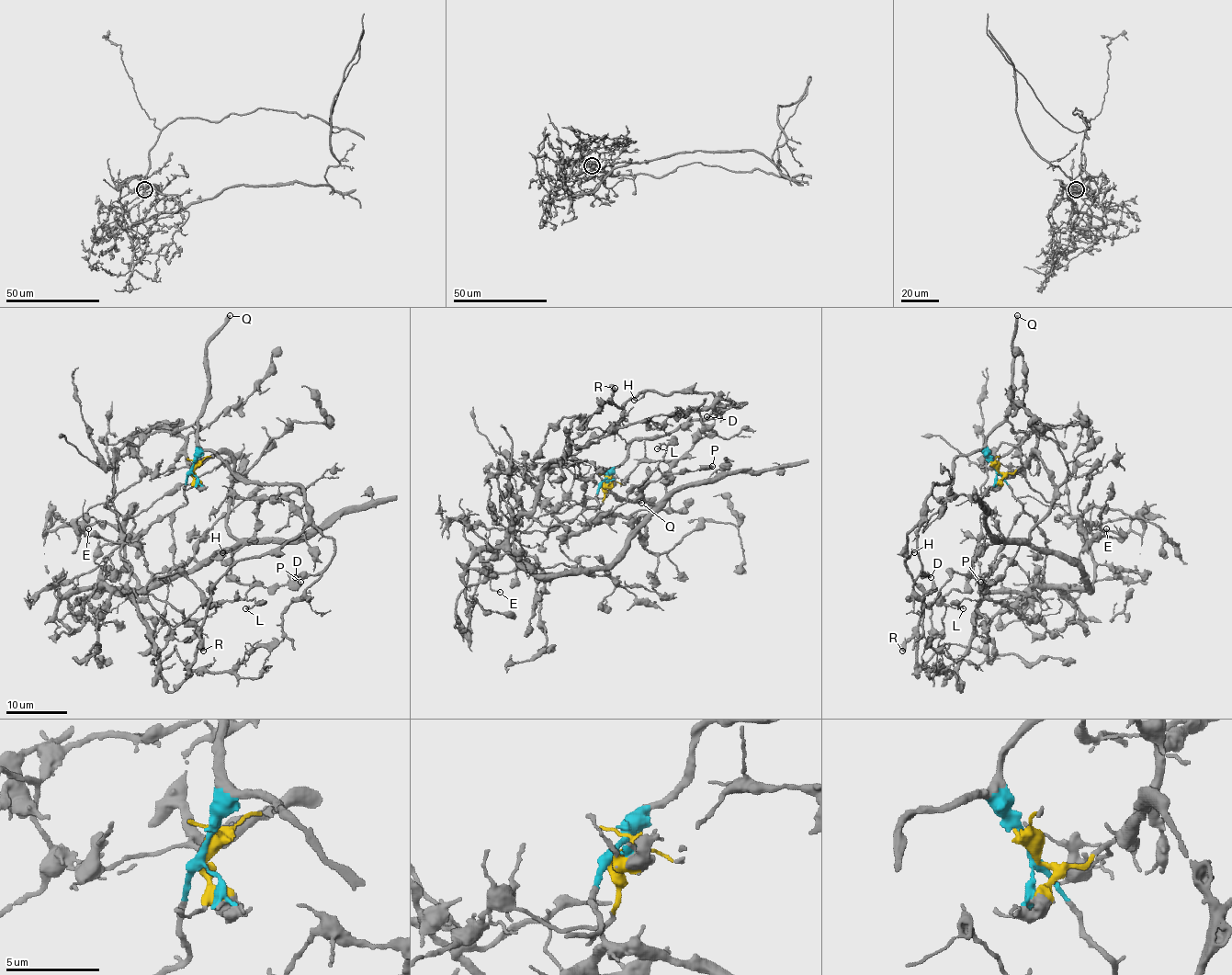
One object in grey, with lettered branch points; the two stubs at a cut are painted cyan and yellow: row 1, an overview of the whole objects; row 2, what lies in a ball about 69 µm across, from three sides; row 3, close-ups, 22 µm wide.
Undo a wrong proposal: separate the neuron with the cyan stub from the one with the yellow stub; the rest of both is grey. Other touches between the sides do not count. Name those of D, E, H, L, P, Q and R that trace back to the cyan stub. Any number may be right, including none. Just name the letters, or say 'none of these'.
D, H, Q, R

